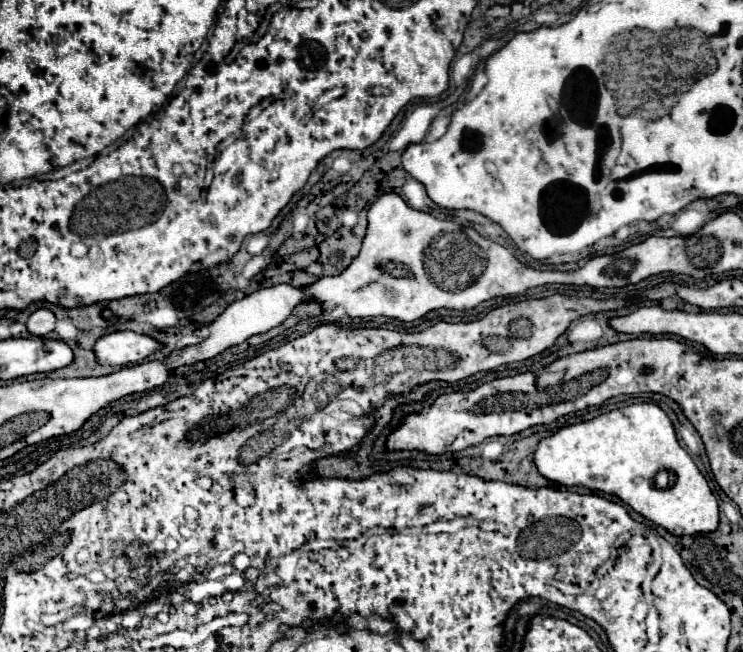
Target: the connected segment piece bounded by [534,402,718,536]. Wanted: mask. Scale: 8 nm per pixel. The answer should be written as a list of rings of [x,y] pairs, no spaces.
[[[652,402],[632,404],[620,410],[600,414],[588,422],[560,428],[556,434],[538,442],[534,452],[534,464],[544,478],[556,484],[584,486],[590,490],[600,490],[618,496],[634,512],[654,522],[656,526],[662,526],[674,536],[704,534],[714,532],[718,528],[718,502],[710,492],[706,478],[700,474],[688,452],[678,444],[672,422],[666,412],[662,412]]]

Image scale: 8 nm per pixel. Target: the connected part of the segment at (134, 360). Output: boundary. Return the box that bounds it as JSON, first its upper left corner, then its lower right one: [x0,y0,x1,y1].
[94,332,160,366]

